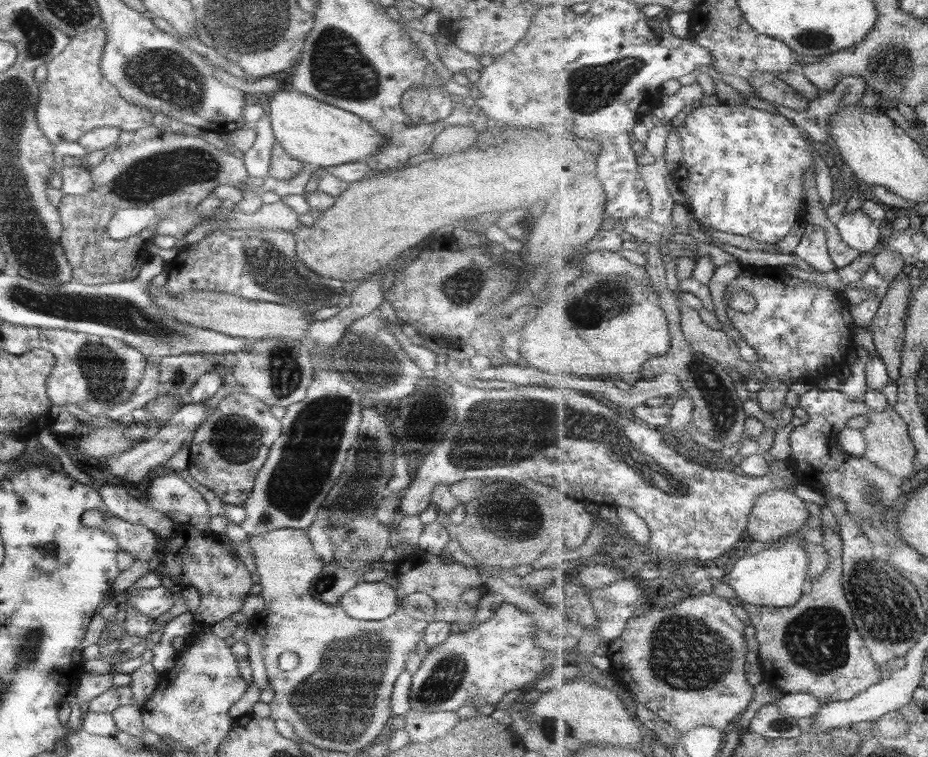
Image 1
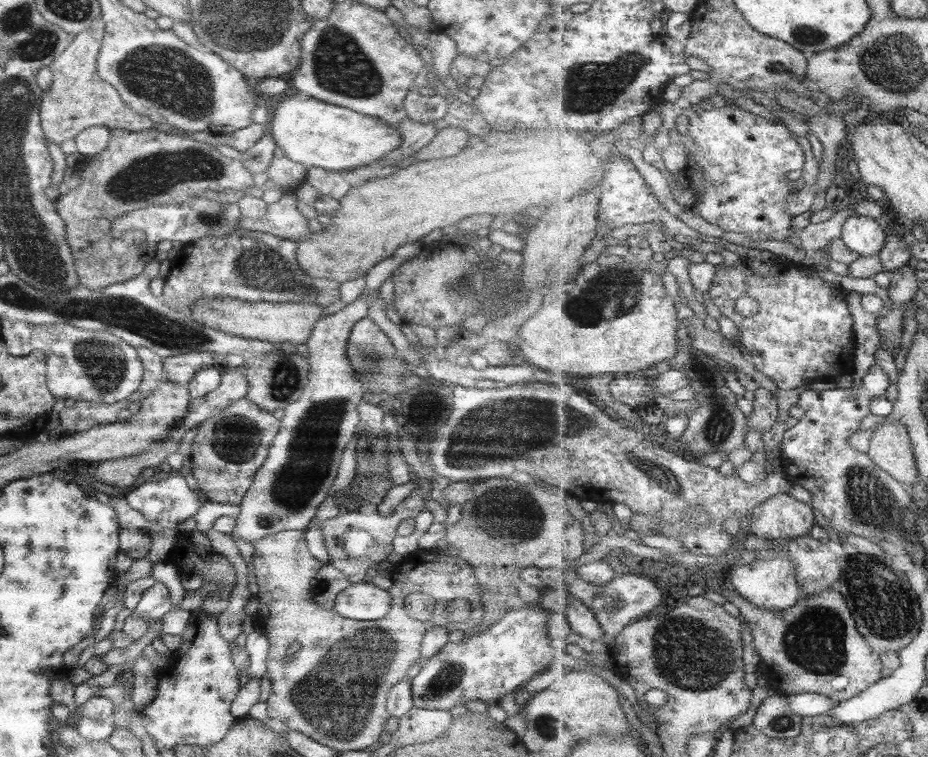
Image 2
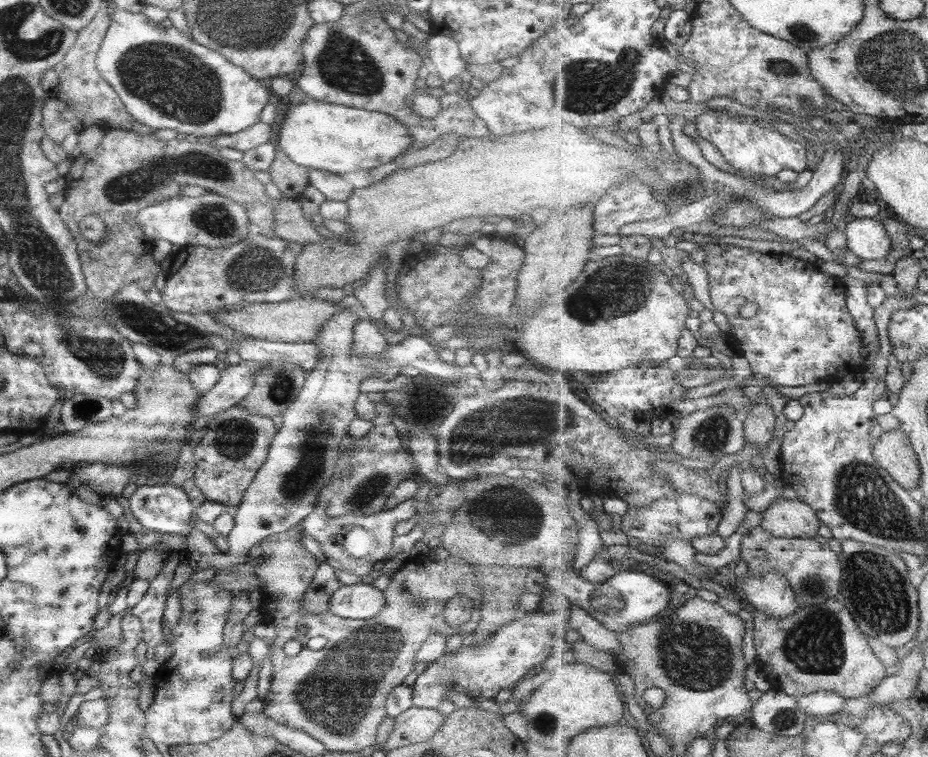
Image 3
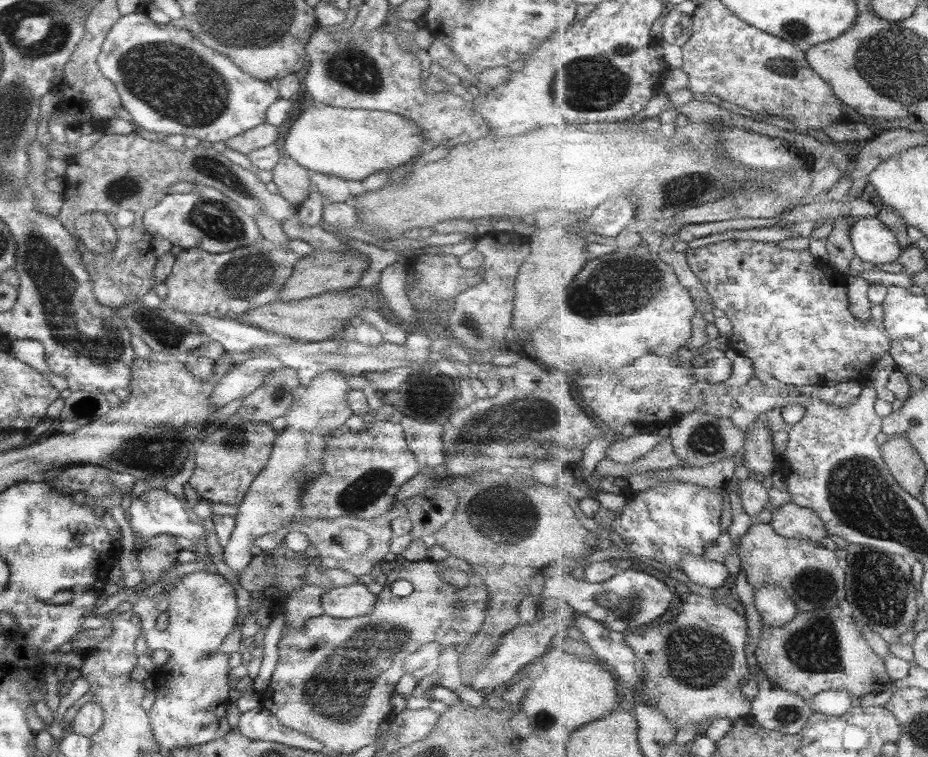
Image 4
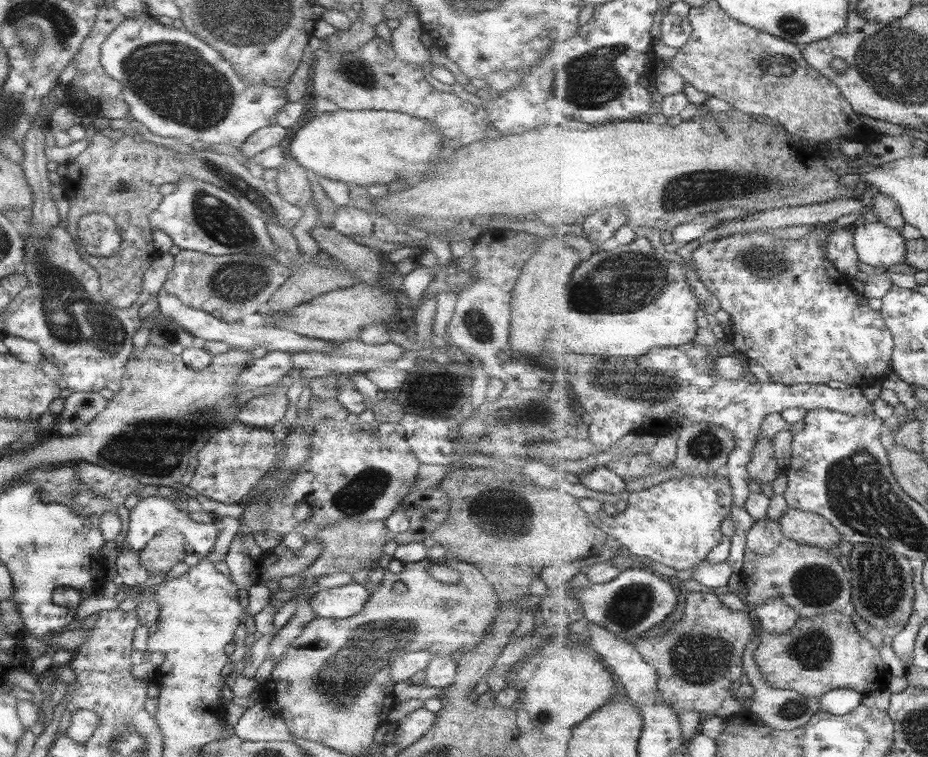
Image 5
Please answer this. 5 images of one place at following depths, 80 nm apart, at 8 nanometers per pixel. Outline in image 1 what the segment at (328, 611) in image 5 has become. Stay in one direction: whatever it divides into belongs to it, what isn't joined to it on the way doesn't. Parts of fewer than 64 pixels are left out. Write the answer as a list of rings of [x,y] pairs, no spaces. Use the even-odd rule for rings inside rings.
[[[360,580],[343,593],[336,604],[349,617],[359,621],[380,621],[387,618],[399,604],[396,592],[382,581]]]

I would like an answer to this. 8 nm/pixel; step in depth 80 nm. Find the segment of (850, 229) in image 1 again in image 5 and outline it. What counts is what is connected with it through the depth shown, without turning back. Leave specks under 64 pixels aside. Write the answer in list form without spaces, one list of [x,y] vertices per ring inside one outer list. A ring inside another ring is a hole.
[[[858,221],[852,229],[855,248],[863,263],[884,269],[905,264],[907,245],[897,230],[878,221],[871,224]]]

